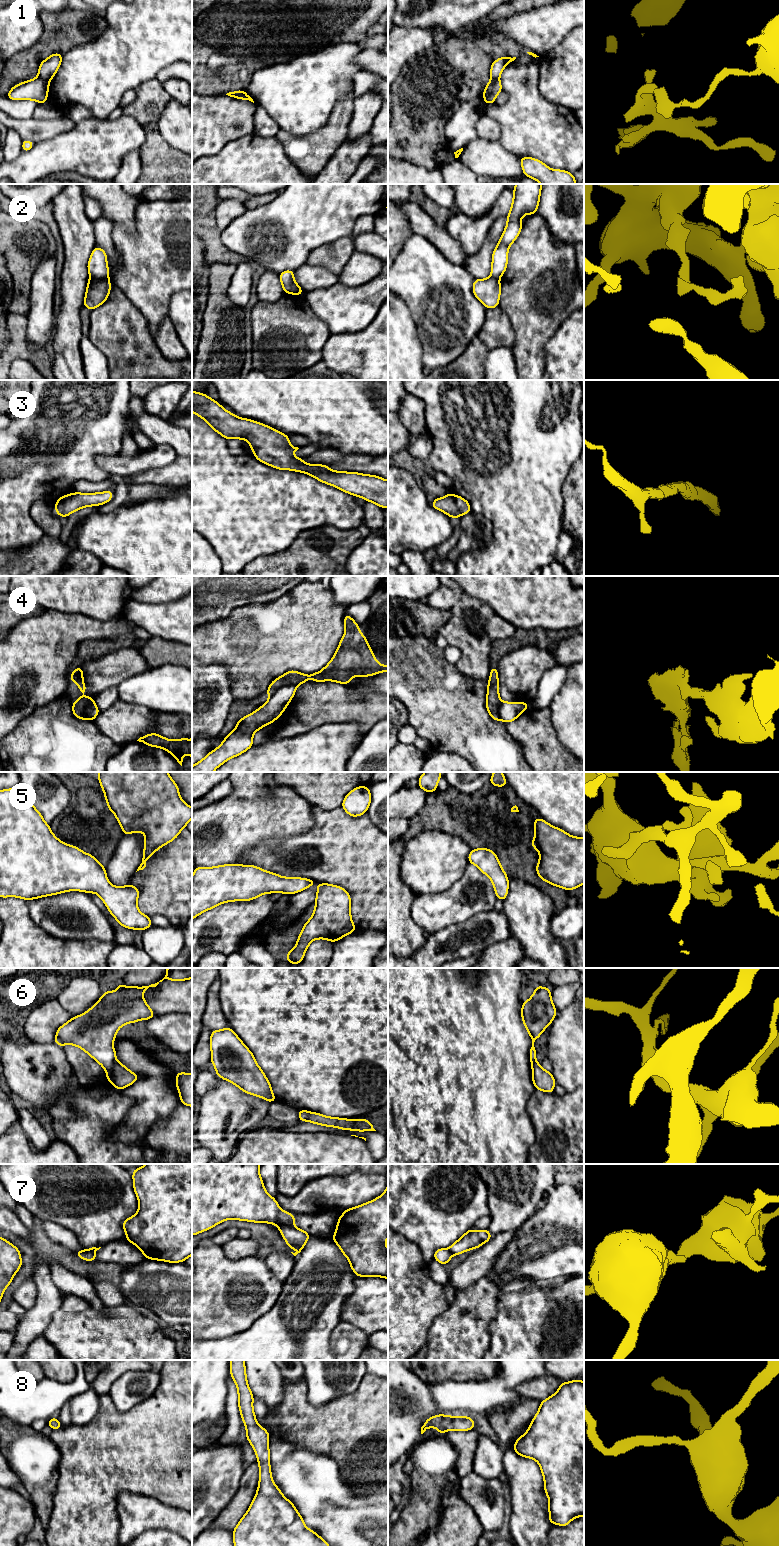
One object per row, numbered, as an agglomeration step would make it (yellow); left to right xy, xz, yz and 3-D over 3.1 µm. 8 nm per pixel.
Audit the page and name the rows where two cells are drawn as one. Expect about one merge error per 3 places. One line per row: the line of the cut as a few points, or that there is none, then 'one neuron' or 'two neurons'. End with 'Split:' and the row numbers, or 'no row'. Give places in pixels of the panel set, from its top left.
1: cut xy (38, 76), (48, 82); two neurons
2: cut xy (90, 276), (107, 280); two neurons
3: cut none; one neuron
4: cut xy (94, 702), (91, 702), (85, 709), (85, 717), (87, 719); two neurons
5: cut none; one neuron
6: cut xy (115, 1061), (107, 1071); two neurons
7: cut xz (292, 1224), (279, 1227); two neurons
8: cut none; one neuron
Split: 1, 2, 4, 6, 7

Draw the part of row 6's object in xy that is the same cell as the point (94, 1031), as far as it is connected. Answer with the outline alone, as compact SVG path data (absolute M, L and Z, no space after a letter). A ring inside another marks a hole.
M167 968L165 977L149 986L123 987L118 982L118 991L105 990L103 996L88 1011L60 1026L54 1043L60 1047L71 1044L81 1048L108 1071L116 1062L113 1042L119 1028L156 1016L144 1000L143 992L149 987L156 987L164 979L185 981L191 978L192 968Z

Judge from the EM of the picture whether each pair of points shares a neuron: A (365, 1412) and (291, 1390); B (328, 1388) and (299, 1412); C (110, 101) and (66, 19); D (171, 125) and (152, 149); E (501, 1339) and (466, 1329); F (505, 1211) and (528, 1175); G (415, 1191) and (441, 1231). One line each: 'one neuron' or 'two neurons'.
A: one neuron
B: two neurons
C: two neurons
D: two neurons
E: two neurons
F: one neuron
G: one neuron

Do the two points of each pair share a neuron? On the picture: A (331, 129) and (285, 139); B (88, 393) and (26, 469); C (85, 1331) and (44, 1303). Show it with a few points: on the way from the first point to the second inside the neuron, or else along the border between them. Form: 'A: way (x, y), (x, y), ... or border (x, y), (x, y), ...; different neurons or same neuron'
A: way (320, 140), (318, 142), (296, 142); same neuron
B: way (88, 416), (88, 423), (49, 462); same neuron
C: border (60, 1307), (53, 1314), (46, 1333); different neurons

